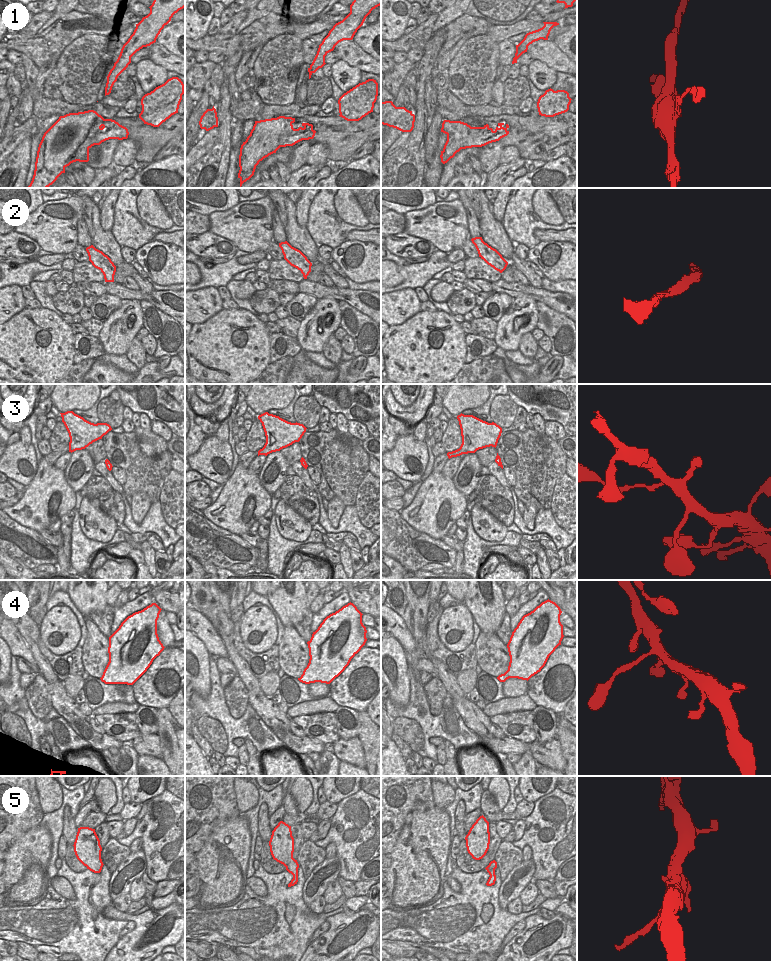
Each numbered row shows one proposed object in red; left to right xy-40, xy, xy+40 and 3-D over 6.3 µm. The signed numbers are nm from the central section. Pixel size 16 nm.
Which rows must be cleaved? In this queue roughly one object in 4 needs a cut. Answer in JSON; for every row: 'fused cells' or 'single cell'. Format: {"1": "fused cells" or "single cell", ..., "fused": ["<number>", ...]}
{"1": "fused cells", "2": "fused cells", "3": "fused cells", "4": "single cell", "5": "single cell", "fused": ["1", "2", "3"]}

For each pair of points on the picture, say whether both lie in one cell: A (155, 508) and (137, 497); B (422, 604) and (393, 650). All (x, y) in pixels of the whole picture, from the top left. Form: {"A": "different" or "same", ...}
{"A": "different", "B": "different"}

